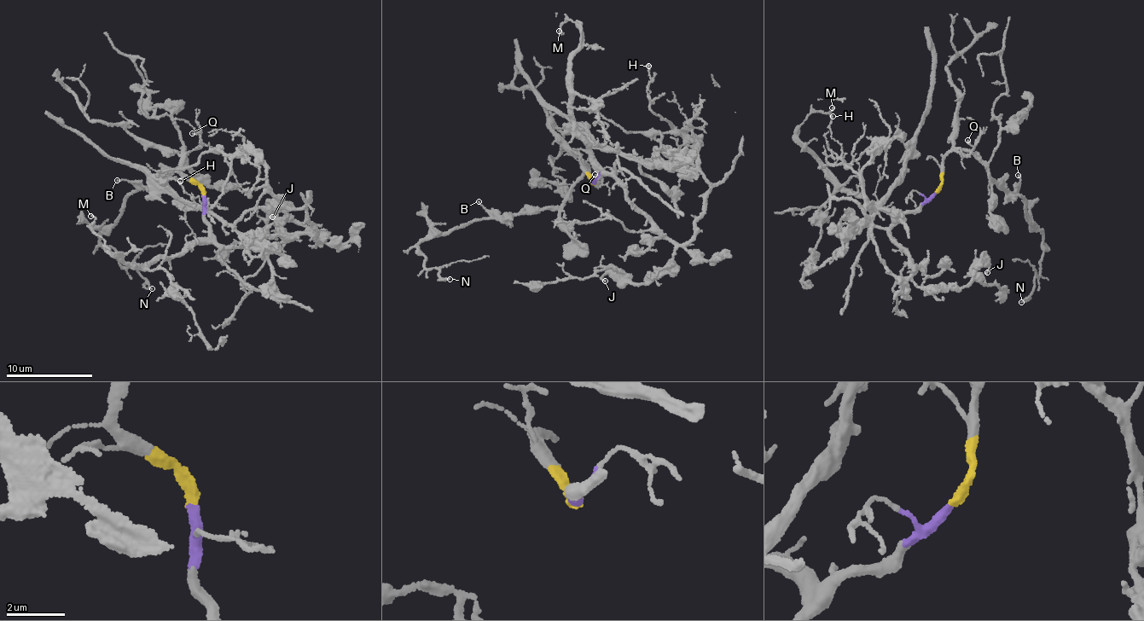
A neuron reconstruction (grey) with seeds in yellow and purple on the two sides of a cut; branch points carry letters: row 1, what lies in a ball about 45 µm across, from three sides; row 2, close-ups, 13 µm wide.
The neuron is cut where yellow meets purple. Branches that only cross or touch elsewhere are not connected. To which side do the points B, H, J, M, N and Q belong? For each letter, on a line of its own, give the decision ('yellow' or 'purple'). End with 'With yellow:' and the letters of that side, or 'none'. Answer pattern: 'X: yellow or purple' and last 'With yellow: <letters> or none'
B: yellow
H: purple
J: purple
M: purple
N: yellow
Q: yellow
With yellow: B, N, Q

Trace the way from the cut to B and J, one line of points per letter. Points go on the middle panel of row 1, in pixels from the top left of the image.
B: (592, 183), (585, 162), (586, 174), (558, 206), (502, 215), (484, 211), (479, 201)
J: (592, 182), (615, 175), (625, 194), (676, 249), (670, 263), (643, 283), (610, 270), (601, 276), (605, 281)

